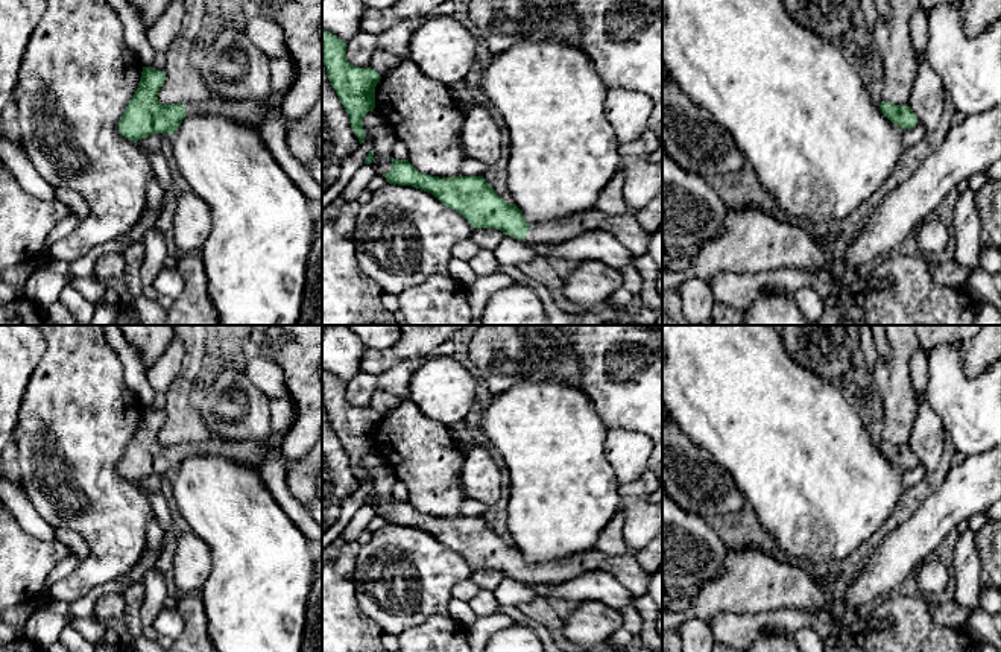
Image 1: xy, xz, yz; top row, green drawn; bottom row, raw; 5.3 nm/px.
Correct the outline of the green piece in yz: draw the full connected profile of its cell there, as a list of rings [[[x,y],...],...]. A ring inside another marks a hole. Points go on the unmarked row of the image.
[[[881,442],[881,453],[895,465],[901,467],[904,471],[917,465],[917,459],[908,445],[899,447],[889,442]]]

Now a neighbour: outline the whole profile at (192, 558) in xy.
[[[187,530],[178,536],[170,550],[173,559],[172,590],[178,594],[201,594],[211,571],[208,544],[193,530]]]

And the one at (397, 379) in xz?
[[[412,357],[389,368],[377,375],[375,391],[386,391],[398,397],[401,401],[409,400],[409,386],[412,375],[424,363],[425,357]]]

